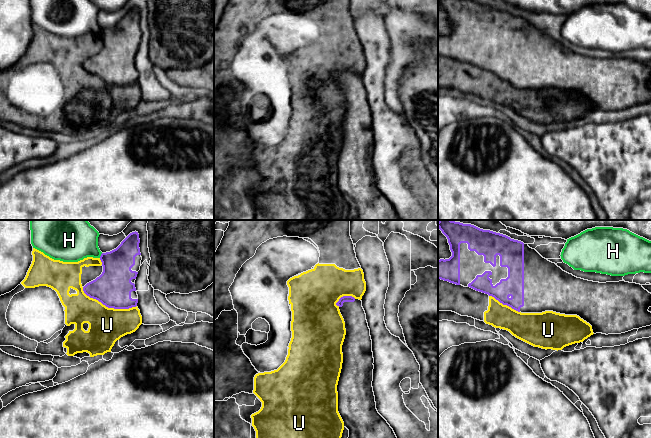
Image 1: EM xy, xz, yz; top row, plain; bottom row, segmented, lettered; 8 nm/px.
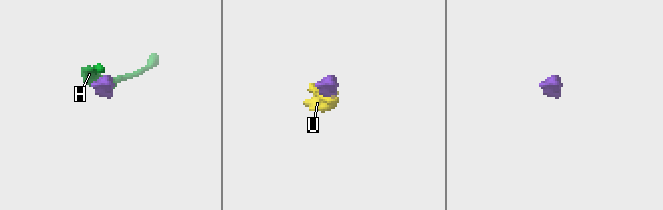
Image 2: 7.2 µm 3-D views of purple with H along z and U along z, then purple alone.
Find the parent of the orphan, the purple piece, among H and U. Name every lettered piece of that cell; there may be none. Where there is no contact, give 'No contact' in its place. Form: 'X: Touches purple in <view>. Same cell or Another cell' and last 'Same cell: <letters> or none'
H: Touches purple in xy. Another cell
U: Touches purple in xy. Another cell
Same cell: none

